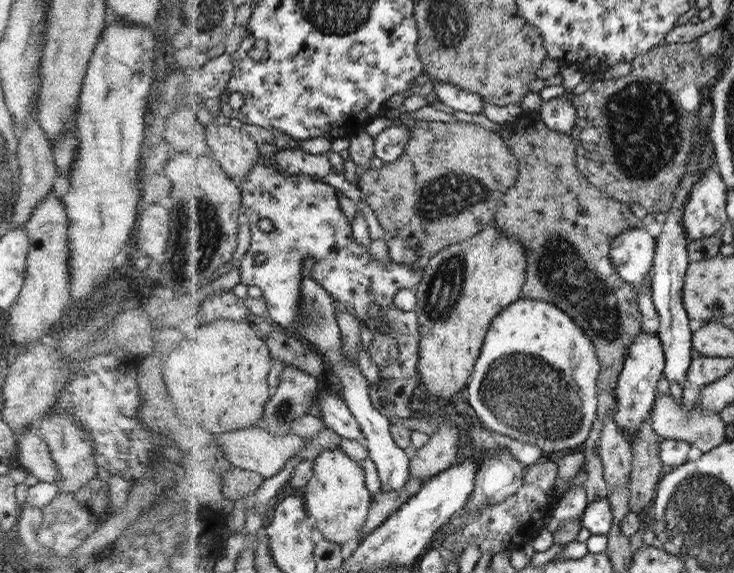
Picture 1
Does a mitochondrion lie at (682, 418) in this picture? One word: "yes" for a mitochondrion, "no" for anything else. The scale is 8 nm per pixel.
yes

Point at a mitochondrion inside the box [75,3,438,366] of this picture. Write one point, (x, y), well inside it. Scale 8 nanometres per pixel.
(199, 227)

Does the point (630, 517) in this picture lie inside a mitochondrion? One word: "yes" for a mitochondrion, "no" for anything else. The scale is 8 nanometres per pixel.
no

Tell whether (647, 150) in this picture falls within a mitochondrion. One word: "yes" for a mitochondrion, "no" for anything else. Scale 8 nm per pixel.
yes

